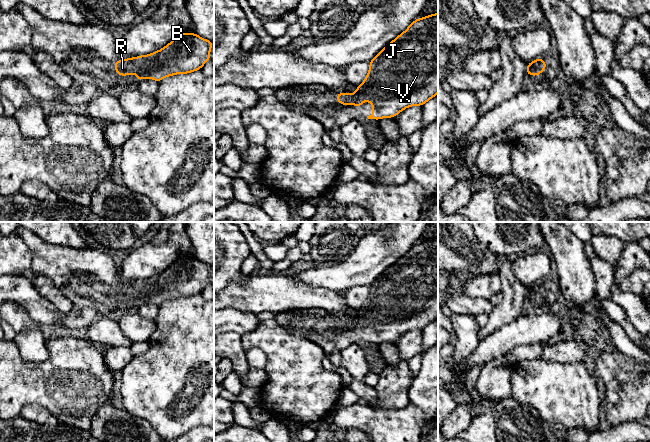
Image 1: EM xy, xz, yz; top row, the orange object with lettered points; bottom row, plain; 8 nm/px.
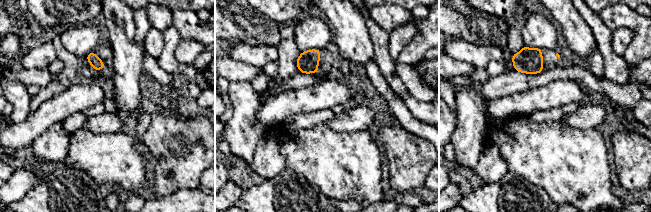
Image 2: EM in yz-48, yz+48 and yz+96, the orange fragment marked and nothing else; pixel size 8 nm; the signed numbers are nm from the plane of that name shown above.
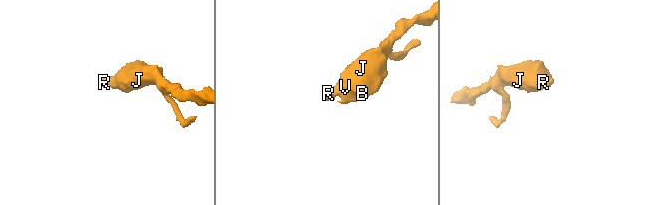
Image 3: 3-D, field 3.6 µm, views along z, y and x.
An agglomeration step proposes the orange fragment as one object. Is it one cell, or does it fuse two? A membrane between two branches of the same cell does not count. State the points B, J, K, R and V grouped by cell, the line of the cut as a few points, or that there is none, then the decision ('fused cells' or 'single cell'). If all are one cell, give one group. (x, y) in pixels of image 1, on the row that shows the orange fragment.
B J K R V; no cut; single cell

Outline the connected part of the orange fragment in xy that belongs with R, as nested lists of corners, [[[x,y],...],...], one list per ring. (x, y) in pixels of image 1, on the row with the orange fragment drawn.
[[[181,32],[170,43],[148,55],[114,61],[119,76],[136,74],[136,80],[153,79],[158,83],[169,76],[201,70],[210,61],[213,42],[196,33]]]

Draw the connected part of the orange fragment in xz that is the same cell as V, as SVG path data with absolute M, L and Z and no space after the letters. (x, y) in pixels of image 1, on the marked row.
M438 13L414 20L369 62L364 81L353 94L337 93L340 105L356 105L369 101L373 114L368 119L393 118L404 109L423 106L438 93Z

